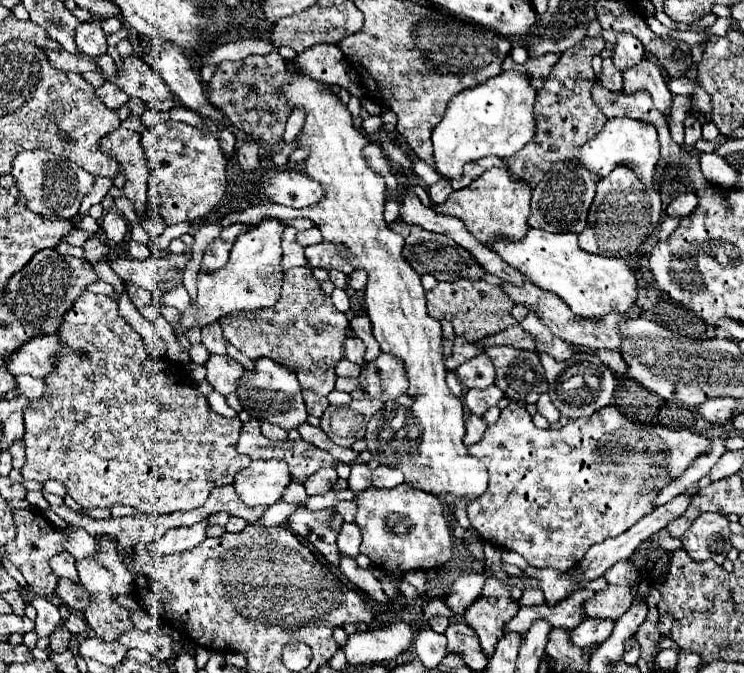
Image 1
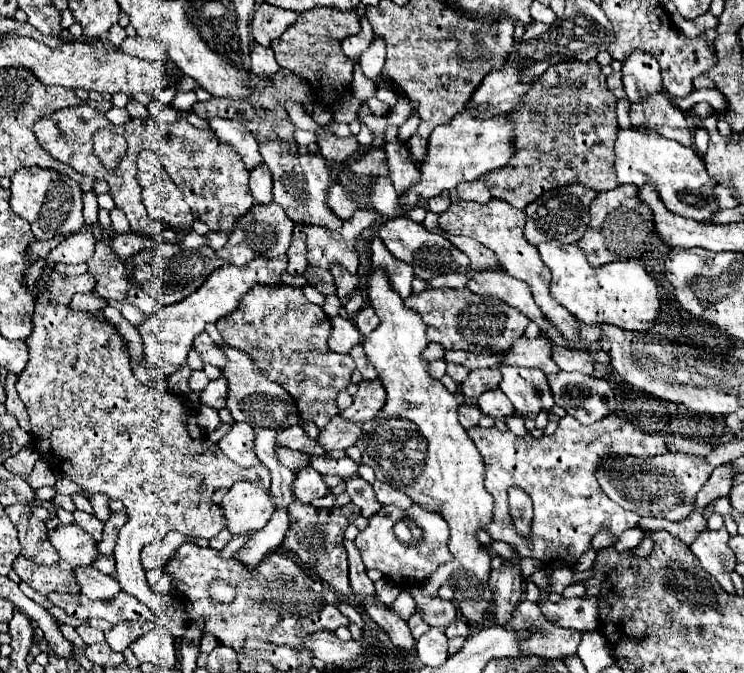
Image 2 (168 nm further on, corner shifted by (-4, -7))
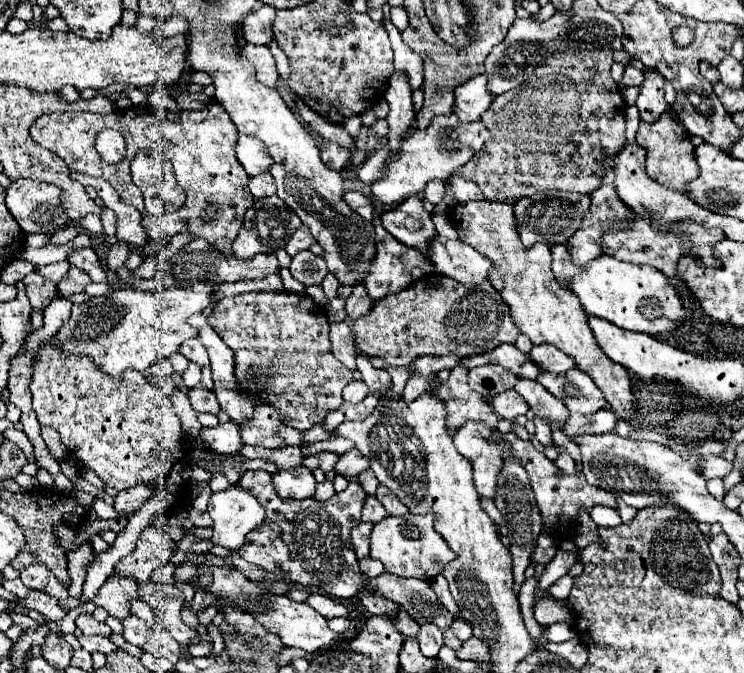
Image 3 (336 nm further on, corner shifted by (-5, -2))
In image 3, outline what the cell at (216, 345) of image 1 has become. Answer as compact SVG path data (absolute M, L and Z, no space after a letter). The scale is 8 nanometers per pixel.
M190 338L188 342L184 342L184 346L180 346L180 354L184 354L190 362L196 362L198 366L208 366L210 360L208 360L208 352L206 348L202 346L200 338Z

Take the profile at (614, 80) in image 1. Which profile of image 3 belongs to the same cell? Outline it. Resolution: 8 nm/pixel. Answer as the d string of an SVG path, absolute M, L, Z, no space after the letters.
M626 66L626 72L624 72L624 78L622 78L622 84L624 86L638 86L642 80L642 72L634 66Z

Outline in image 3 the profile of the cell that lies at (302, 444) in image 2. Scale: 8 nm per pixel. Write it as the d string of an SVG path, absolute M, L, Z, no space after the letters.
M260 406L260 410L256 410L256 414L250 418L248 426L240 426L244 444L264 446L264 448L272 448L272 450L282 448L284 440L278 434L280 424L282 424L282 420L272 406Z

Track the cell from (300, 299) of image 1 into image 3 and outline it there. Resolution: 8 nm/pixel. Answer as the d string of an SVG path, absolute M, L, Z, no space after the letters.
M248 292L232 298L222 298L212 314L208 316L210 326L216 334L234 350L236 356L236 376L240 382L240 390L252 392L268 392L272 396L272 406L280 412L280 418L286 426L308 430L314 424L324 422L326 414L342 406L342 388L350 384L352 372L344 368L332 354L330 338L328 338L328 316L326 308L316 304L306 294L292 292Z

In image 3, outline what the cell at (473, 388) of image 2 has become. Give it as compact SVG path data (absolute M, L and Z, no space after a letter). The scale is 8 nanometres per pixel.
M478 366L472 368L468 374L468 384L474 392L486 398L494 398L496 394L512 388L516 382L516 376L510 370L504 370L502 366Z

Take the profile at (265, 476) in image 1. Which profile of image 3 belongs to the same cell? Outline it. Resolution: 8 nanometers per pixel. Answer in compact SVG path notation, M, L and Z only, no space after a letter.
M238 484L214 492L208 500L208 512L214 520L212 542L230 550L238 550L246 534L258 528L266 518L262 504Z

